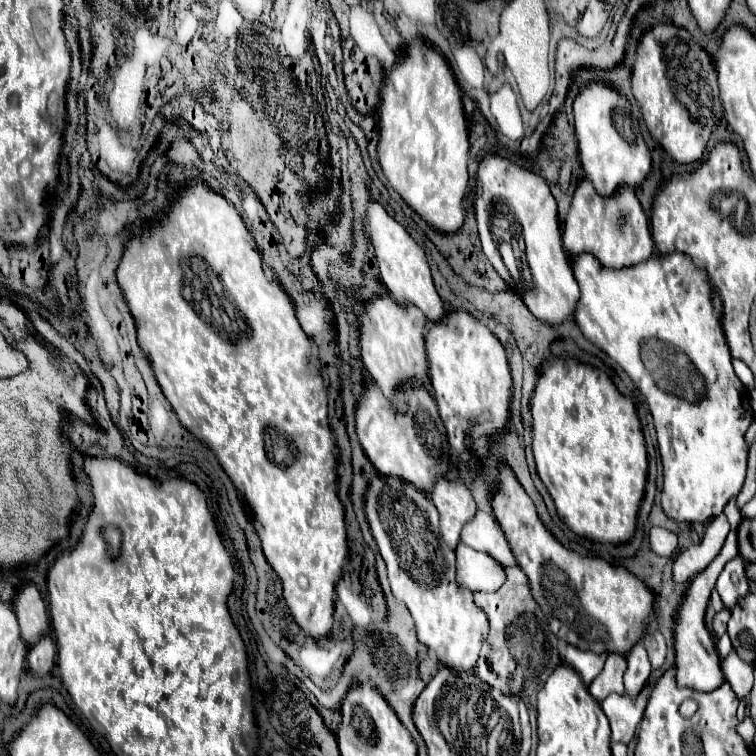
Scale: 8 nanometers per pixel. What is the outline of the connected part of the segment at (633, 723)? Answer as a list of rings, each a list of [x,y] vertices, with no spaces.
[[[649,684],[635,696],[627,698],[627,694],[611,694],[607,702],[601,702],[601,708],[611,724],[611,742],[629,744],[637,732],[637,726],[643,718],[643,710],[649,702]]]

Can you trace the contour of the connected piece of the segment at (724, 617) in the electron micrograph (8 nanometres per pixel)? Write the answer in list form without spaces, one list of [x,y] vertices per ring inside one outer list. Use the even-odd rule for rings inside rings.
[[[727,608],[715,614],[715,618],[713,618],[713,636],[715,638],[721,638],[727,632],[727,622],[729,622],[729,610]]]

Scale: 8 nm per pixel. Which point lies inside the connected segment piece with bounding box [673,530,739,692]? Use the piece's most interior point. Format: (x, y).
(696, 662)

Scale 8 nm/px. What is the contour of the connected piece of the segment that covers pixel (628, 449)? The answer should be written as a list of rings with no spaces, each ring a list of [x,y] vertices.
[[[573,356],[557,358],[543,370],[531,400],[533,456],[537,474],[551,494],[561,520],[579,536],[595,542],[621,544],[633,536],[639,502],[647,482],[647,448],[635,406],[619,394],[607,374],[579,362]]]

